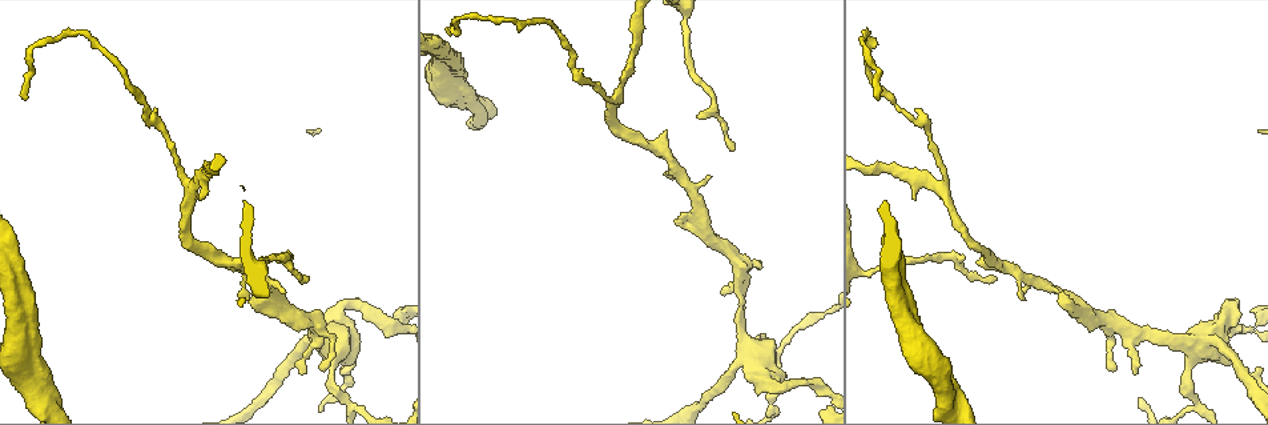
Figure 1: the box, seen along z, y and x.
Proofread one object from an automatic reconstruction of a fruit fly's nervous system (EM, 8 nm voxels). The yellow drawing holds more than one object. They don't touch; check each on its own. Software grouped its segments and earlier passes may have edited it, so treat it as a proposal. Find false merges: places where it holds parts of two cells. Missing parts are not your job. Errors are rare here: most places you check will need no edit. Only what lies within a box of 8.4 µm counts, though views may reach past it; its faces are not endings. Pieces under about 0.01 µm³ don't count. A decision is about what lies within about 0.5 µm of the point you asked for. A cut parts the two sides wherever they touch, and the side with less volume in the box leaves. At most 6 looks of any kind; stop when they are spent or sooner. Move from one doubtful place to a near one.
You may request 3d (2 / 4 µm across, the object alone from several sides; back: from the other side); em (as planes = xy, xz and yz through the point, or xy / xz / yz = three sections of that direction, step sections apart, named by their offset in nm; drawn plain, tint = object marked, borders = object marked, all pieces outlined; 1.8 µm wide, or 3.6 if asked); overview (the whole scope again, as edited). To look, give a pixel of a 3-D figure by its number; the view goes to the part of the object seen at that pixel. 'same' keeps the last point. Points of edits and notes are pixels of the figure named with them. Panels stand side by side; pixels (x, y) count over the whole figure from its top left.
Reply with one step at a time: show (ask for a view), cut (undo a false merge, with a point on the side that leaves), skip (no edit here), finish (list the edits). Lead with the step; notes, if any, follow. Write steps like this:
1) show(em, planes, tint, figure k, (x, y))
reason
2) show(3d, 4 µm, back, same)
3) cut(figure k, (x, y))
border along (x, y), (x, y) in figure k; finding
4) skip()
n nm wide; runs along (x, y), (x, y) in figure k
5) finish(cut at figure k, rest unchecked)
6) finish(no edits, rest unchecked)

show(em, planes, tint, figure 1, (1116, 323))
sharp bend

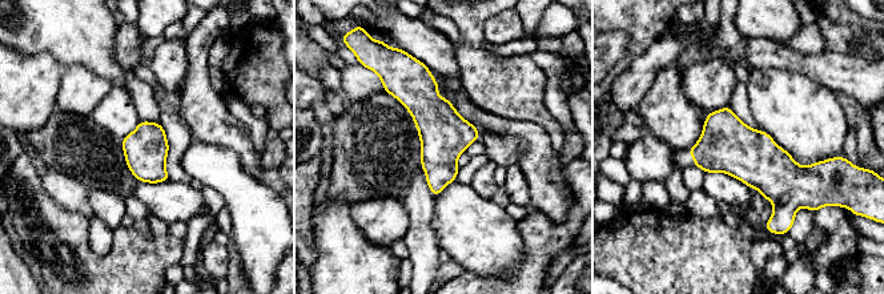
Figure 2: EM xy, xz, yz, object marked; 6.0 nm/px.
skip()
260 nm wide; continuous, no second cell

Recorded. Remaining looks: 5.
show(em, yz, step 16, tint, figure 1, (742, 358))
calibre changes

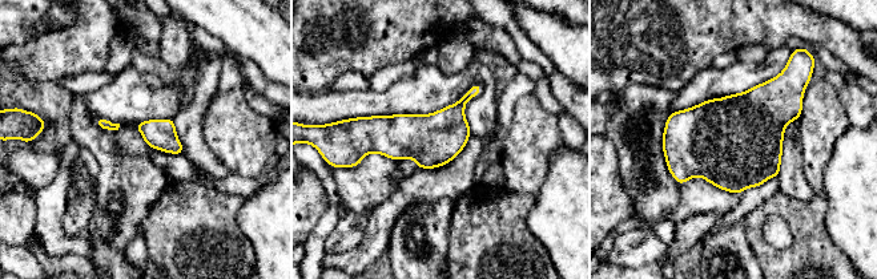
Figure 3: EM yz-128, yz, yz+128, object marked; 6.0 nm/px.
show(em, planes, borders, same)

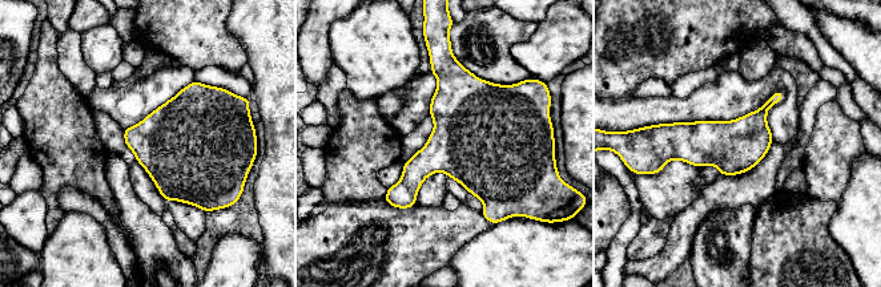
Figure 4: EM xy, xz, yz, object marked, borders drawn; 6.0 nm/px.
skip()
320 nm wide; one cell here

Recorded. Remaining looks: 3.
show(em, planes, borders, figure 1, (190, 190))
three arms meet

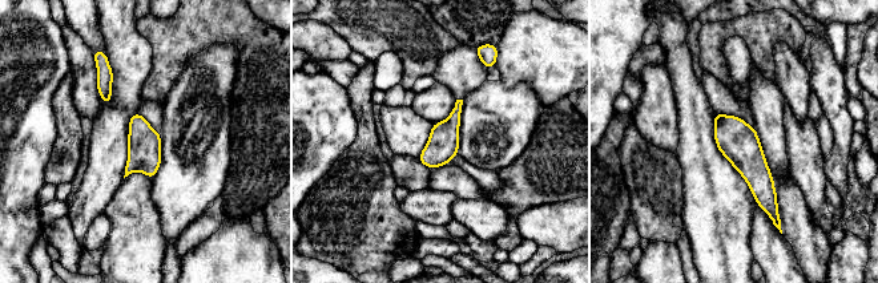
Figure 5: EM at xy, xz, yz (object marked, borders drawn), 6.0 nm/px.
skip()
runs along (717, 117), (742, 148), (774, 214) in figure 5; one cell here

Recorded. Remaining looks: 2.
finish(no edits, rest unchecked)

